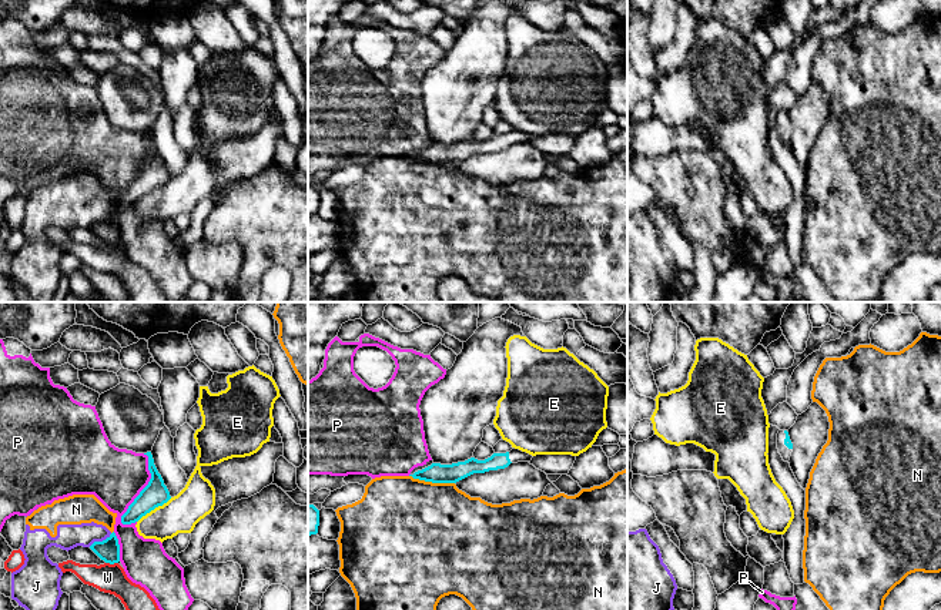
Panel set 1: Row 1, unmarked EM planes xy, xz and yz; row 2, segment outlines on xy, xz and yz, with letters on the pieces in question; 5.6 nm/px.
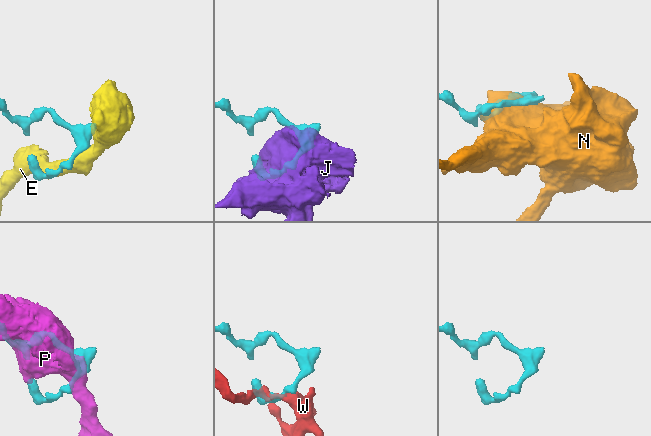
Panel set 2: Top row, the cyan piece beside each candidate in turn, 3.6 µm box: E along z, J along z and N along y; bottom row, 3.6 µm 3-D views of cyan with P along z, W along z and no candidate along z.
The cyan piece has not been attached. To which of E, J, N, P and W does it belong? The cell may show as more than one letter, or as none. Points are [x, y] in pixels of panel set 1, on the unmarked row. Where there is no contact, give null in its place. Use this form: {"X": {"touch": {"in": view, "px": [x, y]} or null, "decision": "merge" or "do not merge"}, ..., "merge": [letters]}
{"E": {"touch": {"in": "xy", "px": [154, 188]}, "decision": "do not merge"}, "J": {"touch": {"in": "xy", "px": [100, 223]}, "decision": "do not merge"}, "N": {"touch": {"in": "xz", "px": [432, 163]}, "decision": "do not merge"}, "P": {"touch": {"in": "xy", "px": [143, 170]}, "decision": "do not merge"}, "W": {"touch": {"in": "xy", "px": [111, 244]}, "decision": "do not merge"}, "merge": []}

